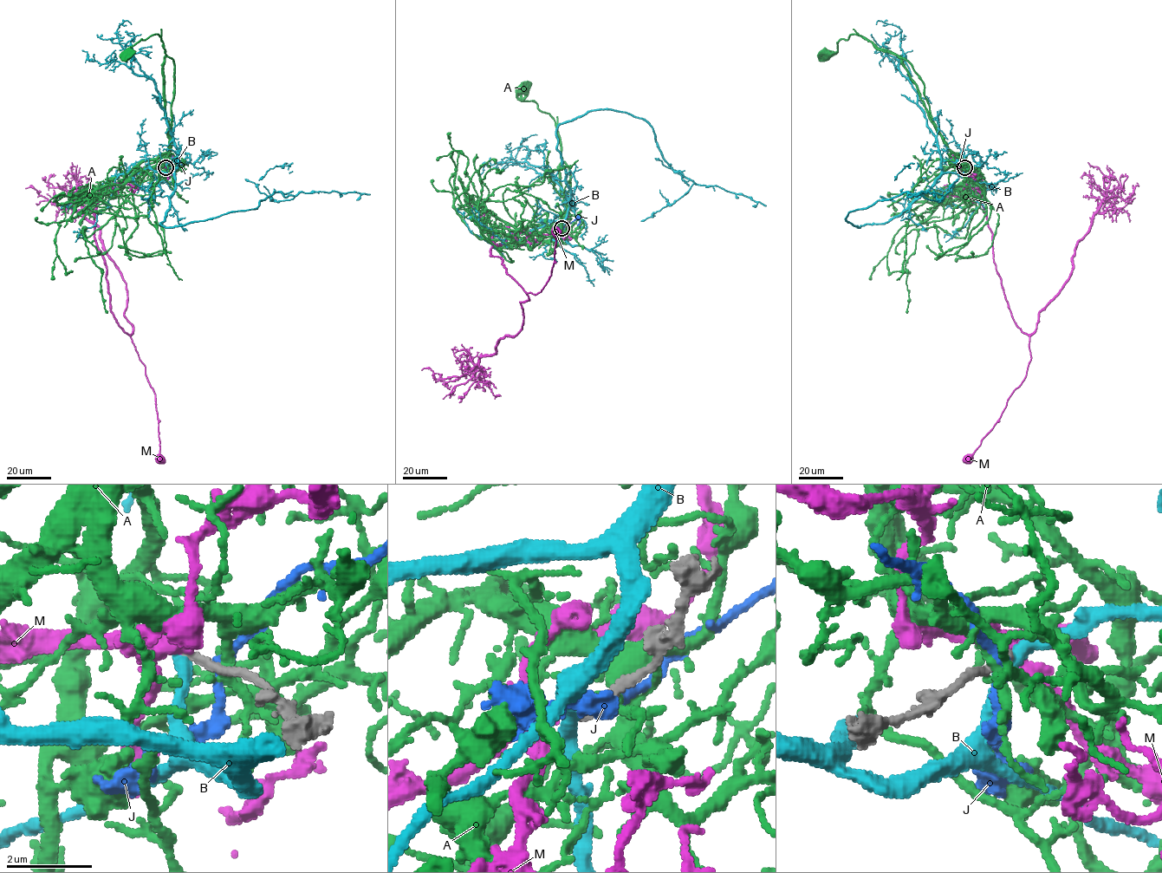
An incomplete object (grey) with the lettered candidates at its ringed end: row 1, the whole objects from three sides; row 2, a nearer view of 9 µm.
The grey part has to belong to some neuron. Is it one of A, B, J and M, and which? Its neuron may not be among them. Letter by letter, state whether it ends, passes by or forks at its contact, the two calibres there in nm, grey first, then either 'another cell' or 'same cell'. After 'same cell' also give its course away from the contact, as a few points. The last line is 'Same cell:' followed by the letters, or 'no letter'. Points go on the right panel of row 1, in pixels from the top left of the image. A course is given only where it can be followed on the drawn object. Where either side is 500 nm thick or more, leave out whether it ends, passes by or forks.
A: it passes by; calibres 280 and 260 nm; another cell
B: it passes by; calibres 190 and 360 nm; another cell
J: it passes by; calibres 240 and 220 nm; another cell
M: it ends; calibres 190 and 380 nm; same cell; course (964, 168), (982, 179), (996, 273), (1015, 325), (1029, 336), (1031, 361), (999, 420), (967, 459)
Same cell: M

